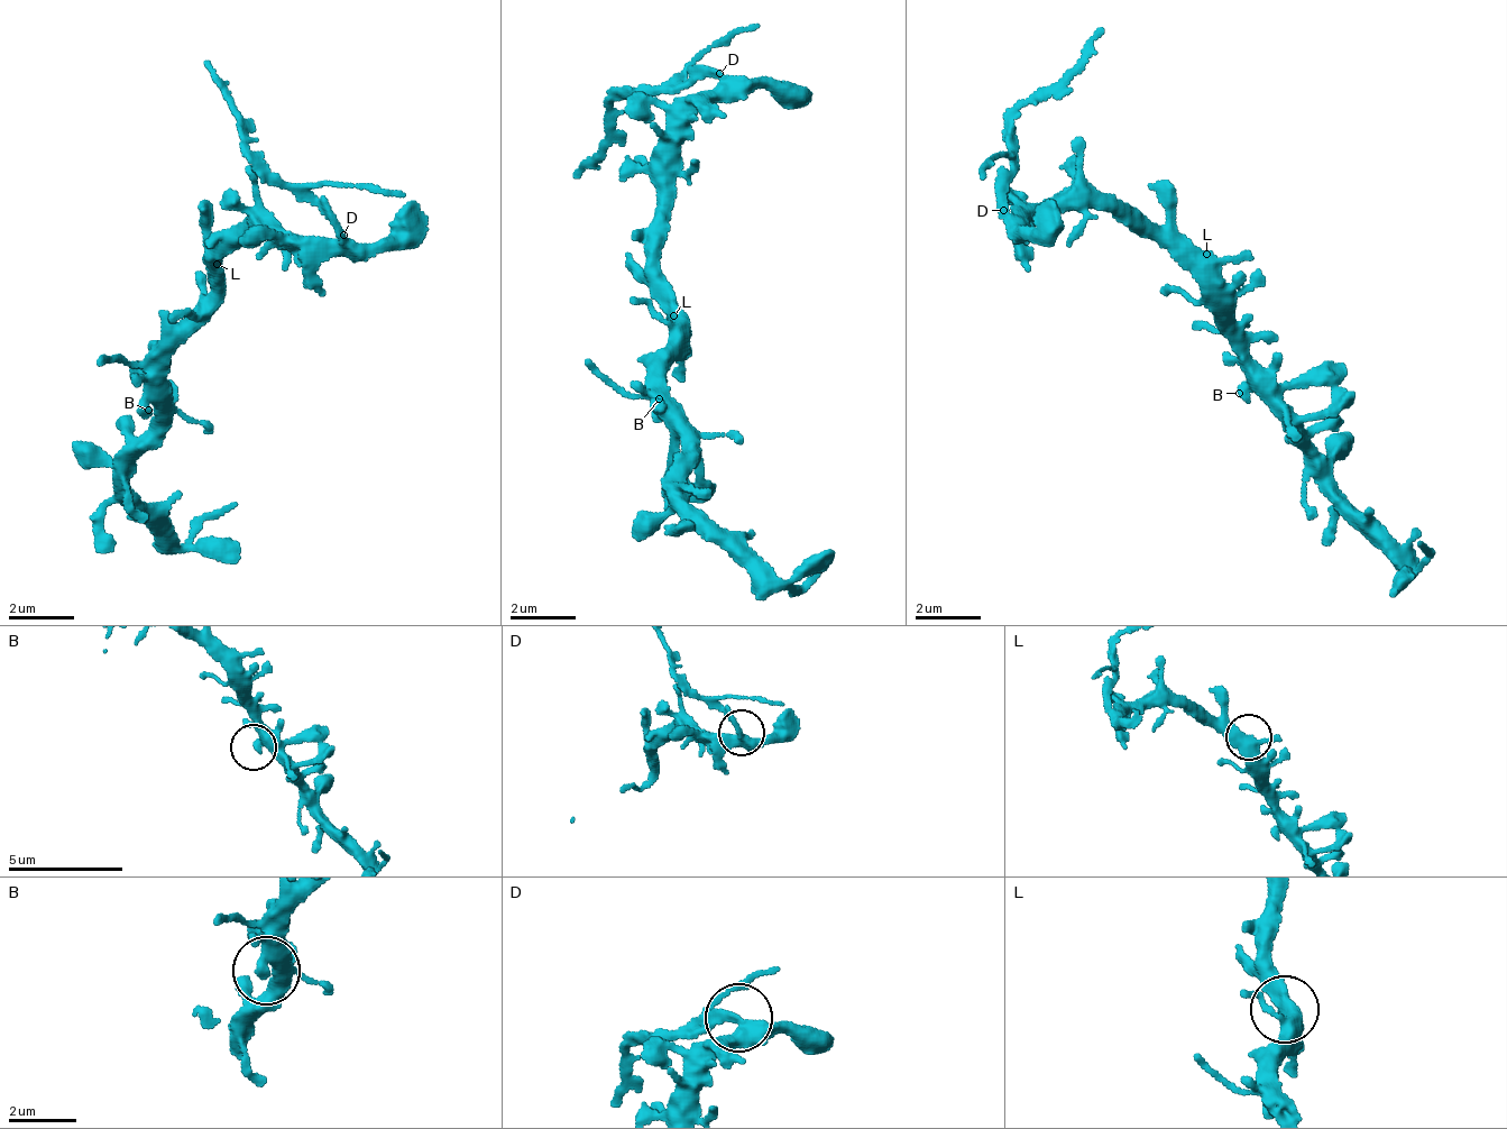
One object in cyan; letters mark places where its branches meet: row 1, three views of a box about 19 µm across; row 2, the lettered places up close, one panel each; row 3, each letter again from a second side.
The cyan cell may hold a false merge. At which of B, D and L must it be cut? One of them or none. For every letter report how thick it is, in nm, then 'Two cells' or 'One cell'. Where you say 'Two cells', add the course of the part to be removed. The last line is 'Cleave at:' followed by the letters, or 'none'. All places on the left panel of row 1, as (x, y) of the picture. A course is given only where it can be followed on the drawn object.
B: Thickness 280 nm. One cell
D: Thickness 320 nm. Two cells. Course of the part to remove: (342, 233), (249, 147), (203, 60)
L: Thickness 400 nm. One cell
Cleave at: D

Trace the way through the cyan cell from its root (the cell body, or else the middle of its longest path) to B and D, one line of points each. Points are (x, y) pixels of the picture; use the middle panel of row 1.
B: (669, 303), (673, 323), (680, 328), (665, 360), (668, 369), (662, 379), (669, 393), (664, 405), (659, 398)
D: (669, 303), (656, 229), (673, 190), (673, 134), (705, 100), (717, 79), (717, 71)

